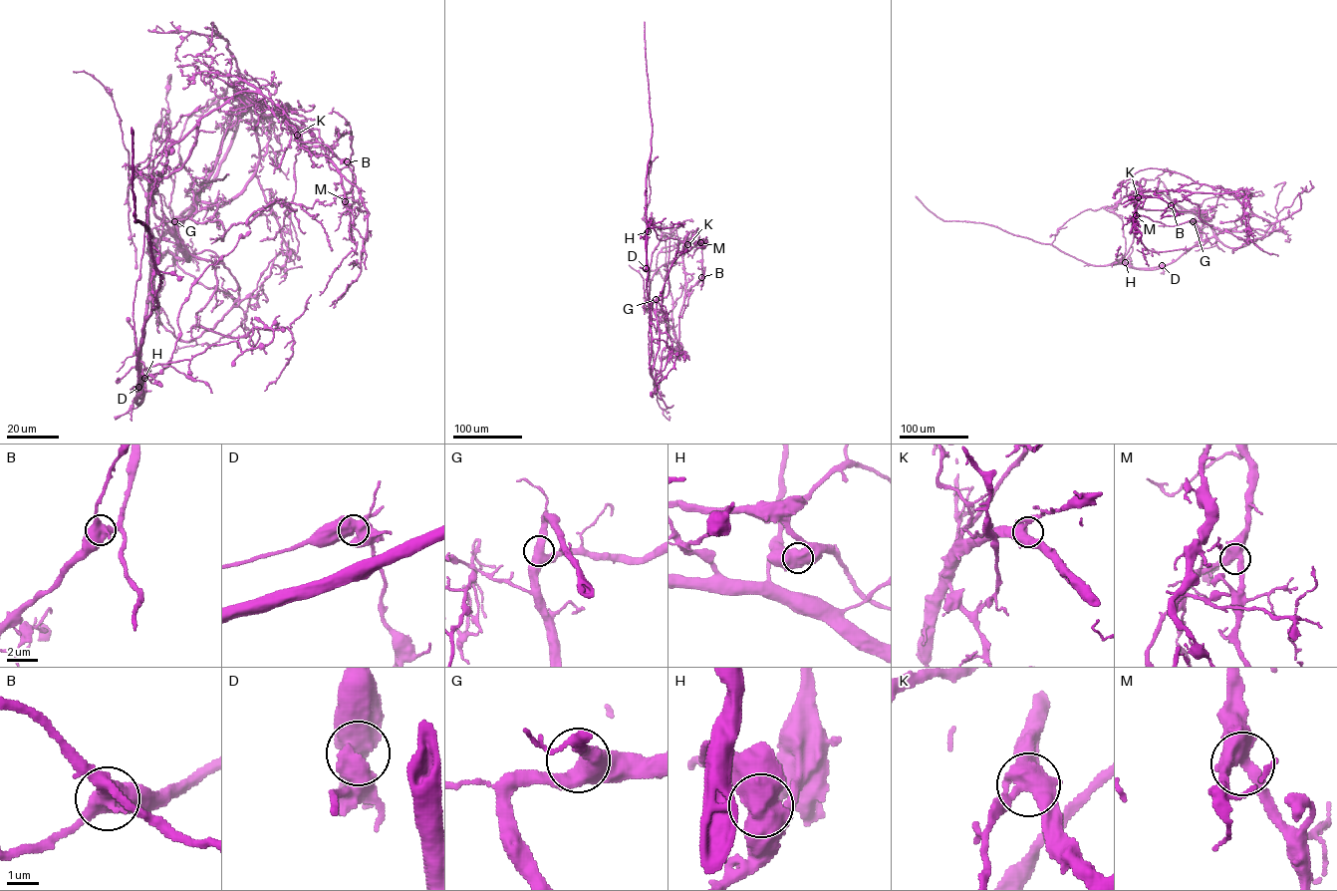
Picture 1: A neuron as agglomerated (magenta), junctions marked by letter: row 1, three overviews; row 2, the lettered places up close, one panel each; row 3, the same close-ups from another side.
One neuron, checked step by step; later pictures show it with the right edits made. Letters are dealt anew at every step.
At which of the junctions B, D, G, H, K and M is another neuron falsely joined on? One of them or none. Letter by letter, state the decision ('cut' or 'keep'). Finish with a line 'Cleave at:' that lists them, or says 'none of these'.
B: keep
D: keep
G: keep
H: cut
K: keep
M: keep
Cleave at: H

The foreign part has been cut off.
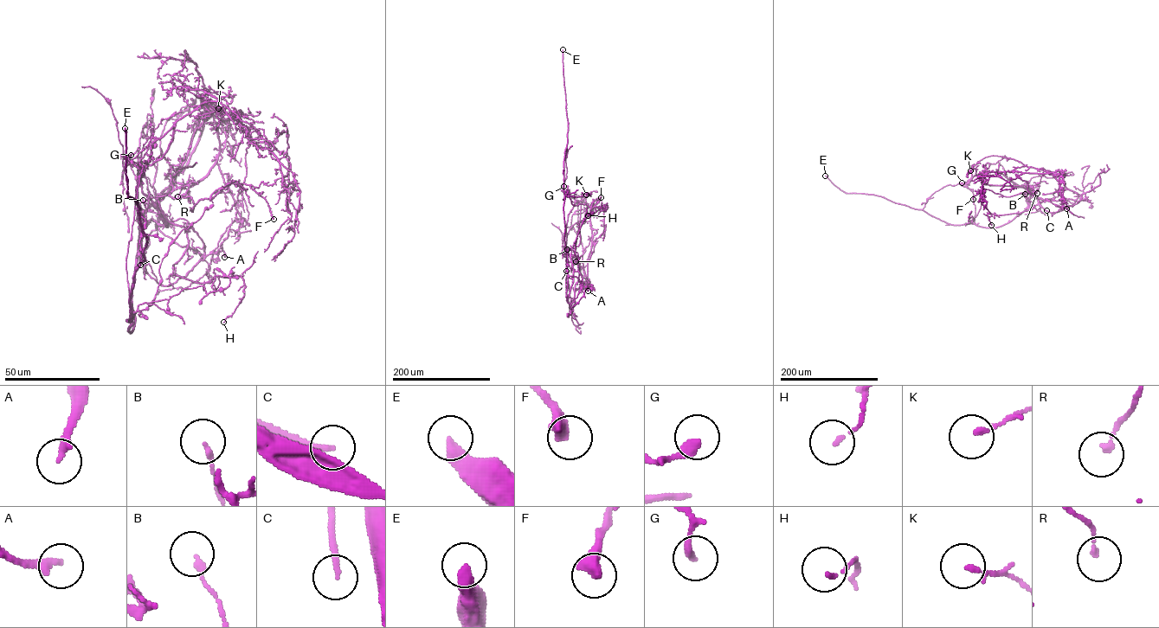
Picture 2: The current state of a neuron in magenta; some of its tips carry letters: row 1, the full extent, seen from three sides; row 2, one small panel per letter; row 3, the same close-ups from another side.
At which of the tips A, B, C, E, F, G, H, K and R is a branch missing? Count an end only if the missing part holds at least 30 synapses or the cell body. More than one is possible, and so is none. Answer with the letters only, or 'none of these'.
C, E

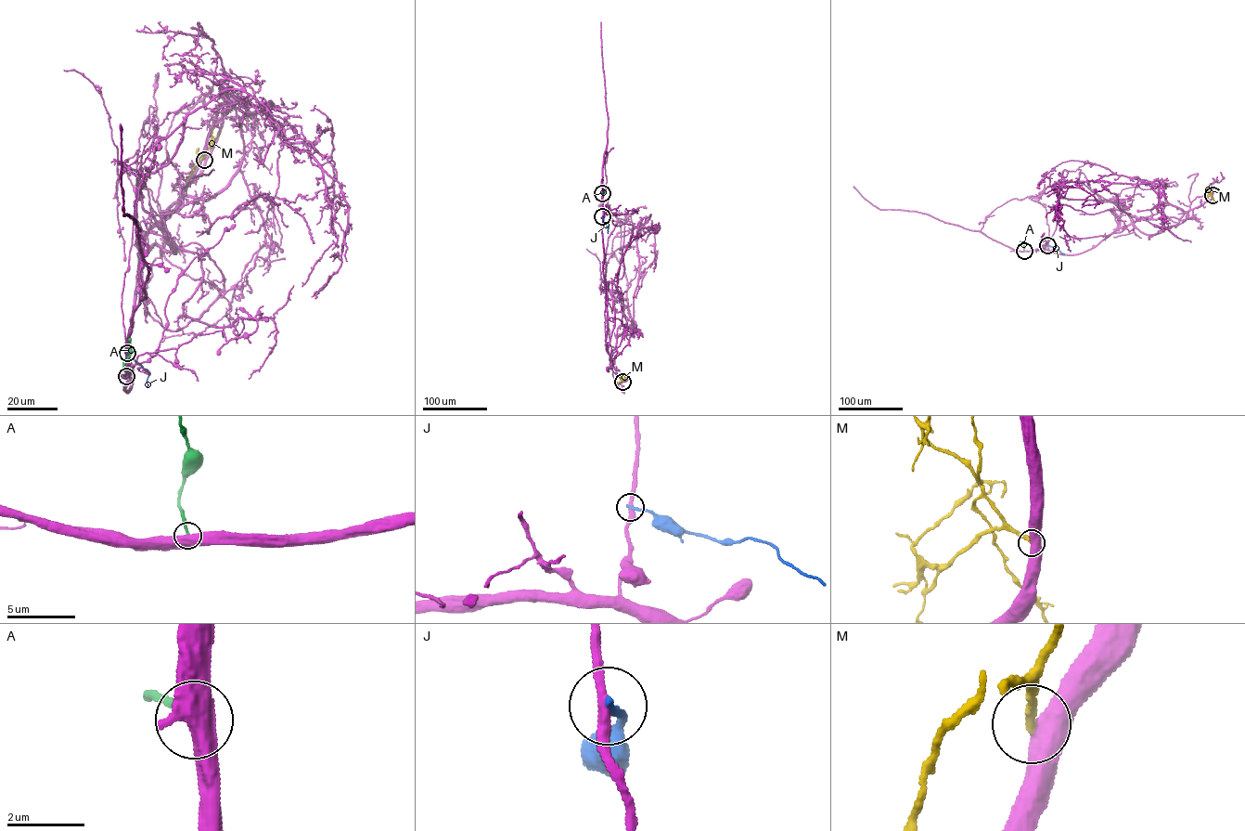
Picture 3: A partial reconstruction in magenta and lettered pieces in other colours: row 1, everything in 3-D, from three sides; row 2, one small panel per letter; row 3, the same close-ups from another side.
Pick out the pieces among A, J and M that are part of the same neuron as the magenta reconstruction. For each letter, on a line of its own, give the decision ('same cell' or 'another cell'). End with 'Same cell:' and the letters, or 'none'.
A: another cell
J: another cell
M: same cell
Same cell: M

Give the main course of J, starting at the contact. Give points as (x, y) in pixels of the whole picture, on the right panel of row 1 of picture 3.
J: (1047, 245), (1064, 253)

